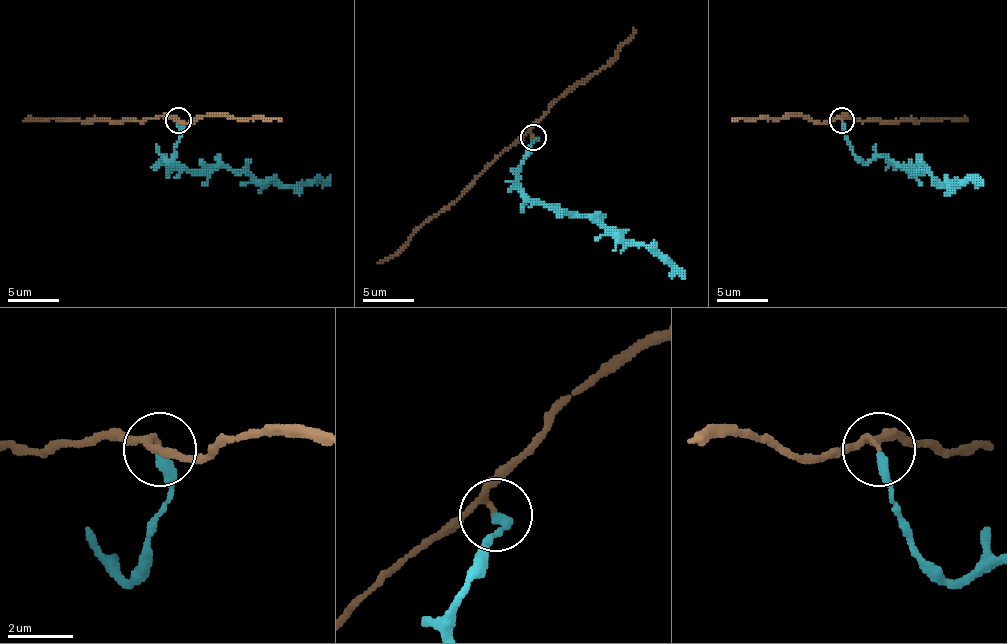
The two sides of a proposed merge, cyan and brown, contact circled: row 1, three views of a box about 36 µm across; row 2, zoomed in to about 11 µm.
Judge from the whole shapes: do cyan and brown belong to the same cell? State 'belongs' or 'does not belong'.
does not belong

